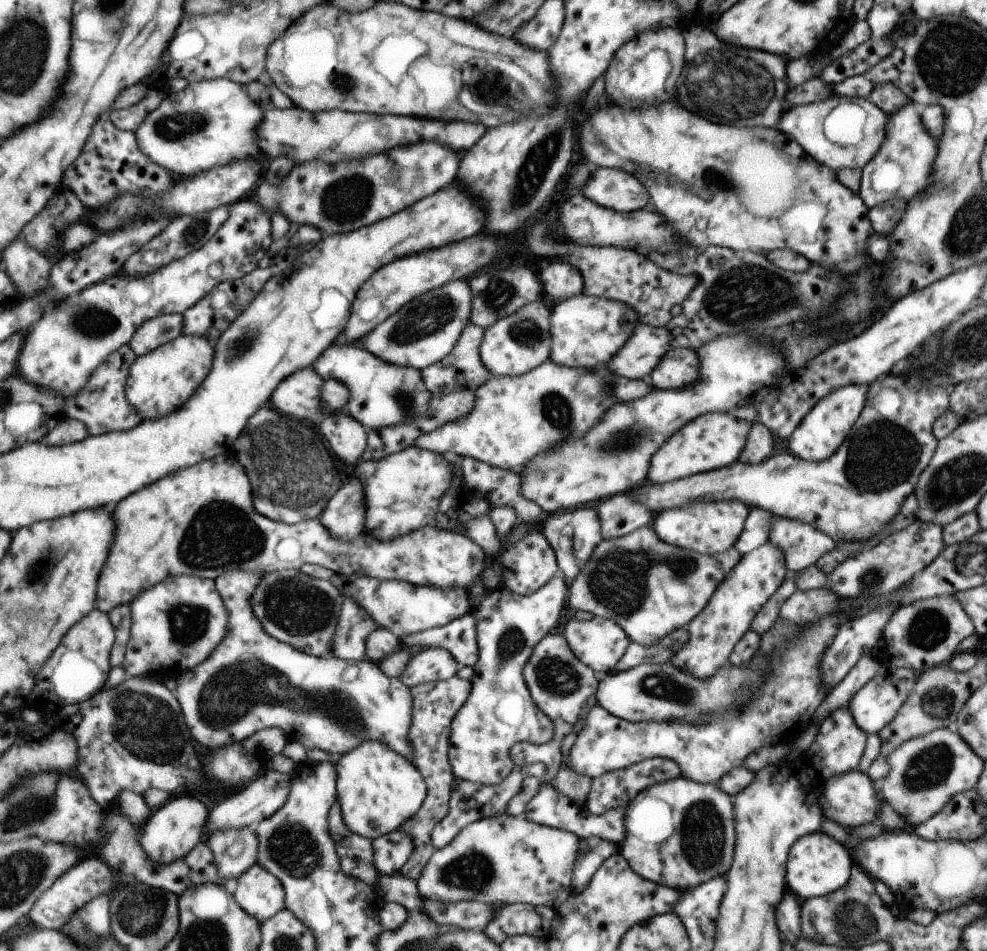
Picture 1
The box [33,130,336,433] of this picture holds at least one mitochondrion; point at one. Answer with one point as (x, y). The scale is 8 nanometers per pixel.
(94, 323)

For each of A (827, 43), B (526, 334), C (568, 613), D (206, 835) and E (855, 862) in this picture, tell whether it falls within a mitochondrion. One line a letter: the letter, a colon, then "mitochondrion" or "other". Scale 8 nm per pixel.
A: other
B: mitochondrion
C: other
D: other
E: other

